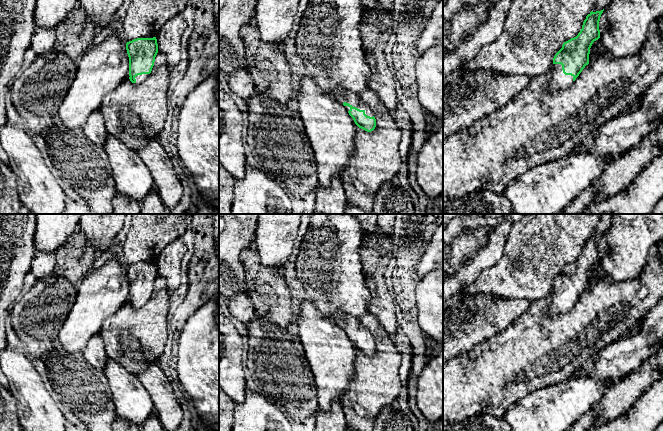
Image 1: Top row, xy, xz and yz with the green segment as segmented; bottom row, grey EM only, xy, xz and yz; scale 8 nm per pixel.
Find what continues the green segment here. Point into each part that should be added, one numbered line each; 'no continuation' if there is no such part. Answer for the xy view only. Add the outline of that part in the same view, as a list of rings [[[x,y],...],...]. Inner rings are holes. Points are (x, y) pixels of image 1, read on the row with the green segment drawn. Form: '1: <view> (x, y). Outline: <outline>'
1: xy (140, 78). Outline: [[[142,74],[142,75],[136,76],[135,77],[136,84],[139,84],[139,83],[143,82],[148,76],[149,76],[149,74]]]

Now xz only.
1: xz (342, 96). Outline: [[[337,89],[332,95],[337,99],[339,103],[343,105],[344,102],[349,103],[353,107],[360,110],[364,110],[367,116],[373,117],[374,114],[372,110],[367,106],[367,104],[361,99],[360,95],[346,90]]]

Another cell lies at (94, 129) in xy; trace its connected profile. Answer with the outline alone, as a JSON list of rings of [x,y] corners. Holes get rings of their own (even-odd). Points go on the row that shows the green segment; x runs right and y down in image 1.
[[[95,110],[91,113],[81,131],[91,142],[104,146],[108,133],[100,110]]]

